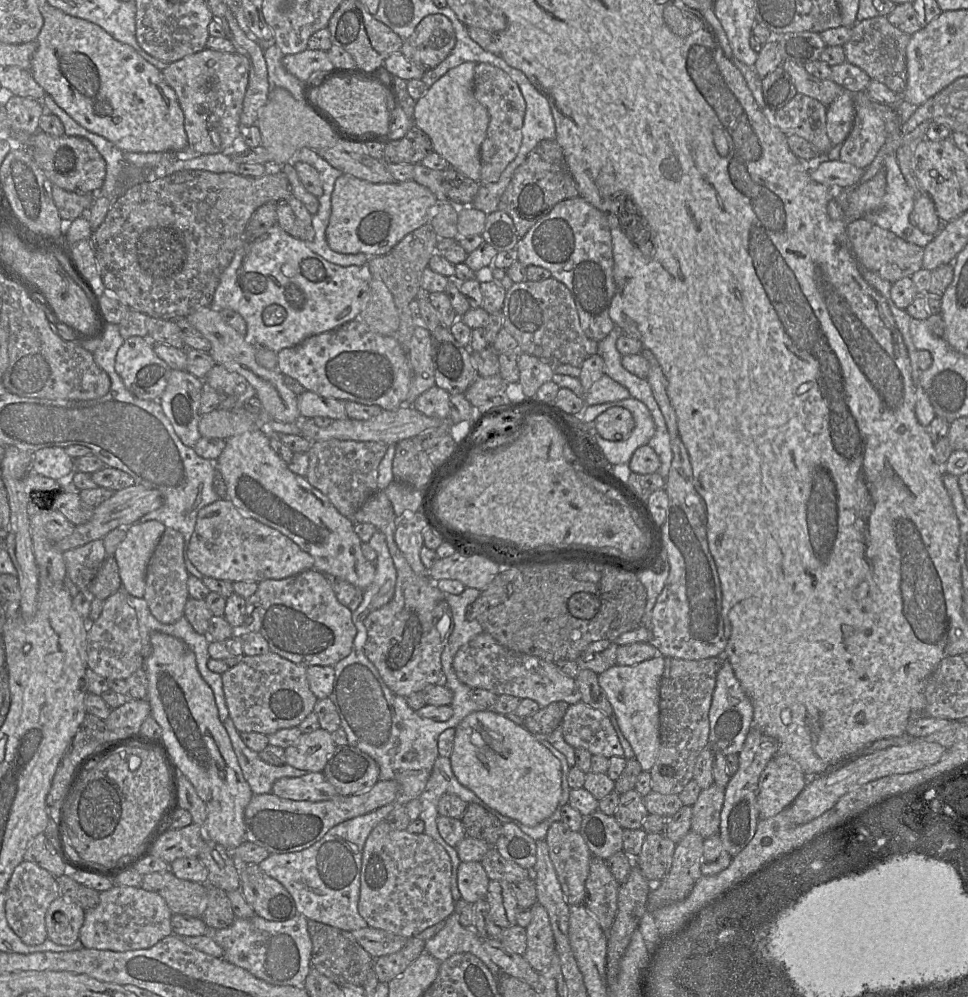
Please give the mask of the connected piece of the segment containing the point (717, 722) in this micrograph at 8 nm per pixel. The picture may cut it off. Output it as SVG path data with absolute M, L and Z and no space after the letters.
M722 658L722 665L716 676L716 685L709 709L708 747L725 756L740 753L746 736L752 728L753 705L735 676L731 664Z

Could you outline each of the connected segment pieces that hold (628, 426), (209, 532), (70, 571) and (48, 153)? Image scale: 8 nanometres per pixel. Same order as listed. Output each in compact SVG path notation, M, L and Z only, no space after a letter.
M614 406L598 415L594 426L603 439L618 442L626 440L631 435L635 421L629 410Z
M227 498L199 510L187 555L203 576L230 582L281 580L314 568L311 555L279 531L240 512Z
M98 539L63 552L63 558L67 577L79 591L87 592L89 584L107 558L107 554L103 540Z
M37 131L29 138L28 147L24 148L29 151L47 179L64 190L95 195L104 183L106 162L96 147L84 137L67 135L54 137Z

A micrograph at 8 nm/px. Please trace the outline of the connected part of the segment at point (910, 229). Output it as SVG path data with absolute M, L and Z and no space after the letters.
M895 155L884 156L881 168L886 170L886 192L882 208L864 216L869 222L893 232L908 243L925 247L934 238L910 223L916 193L907 184Z

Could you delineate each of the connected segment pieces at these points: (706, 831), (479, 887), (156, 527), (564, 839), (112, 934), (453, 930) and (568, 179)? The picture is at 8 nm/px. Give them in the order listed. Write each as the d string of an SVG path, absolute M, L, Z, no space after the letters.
M714 783L710 787L702 789L697 801L692 805L692 831L704 839L717 834L724 796L725 788Z
M461 862L458 867L458 888L461 898L471 904L486 899L490 879L481 862Z
M157 520L134 523L116 548L114 558L121 584L134 597L144 596L146 568L165 529L165 525Z
M557 821L549 827L545 841L565 901L569 906L583 904L592 855L581 833Z
M114 885L111 889L100 892L99 896L98 905L86 911L80 929L79 939L85 948L115 952L147 949L173 934L173 913L159 894L141 887Z
M456 913L445 920L444 927L426 942L425 948L426 953L440 962L457 953L471 953L481 960L496 978L503 974L484 949L482 939L474 929L462 926Z
M542 140L514 172L500 198L498 209L511 217L517 235L521 238L557 203L578 196L577 184L561 146L556 140Z

